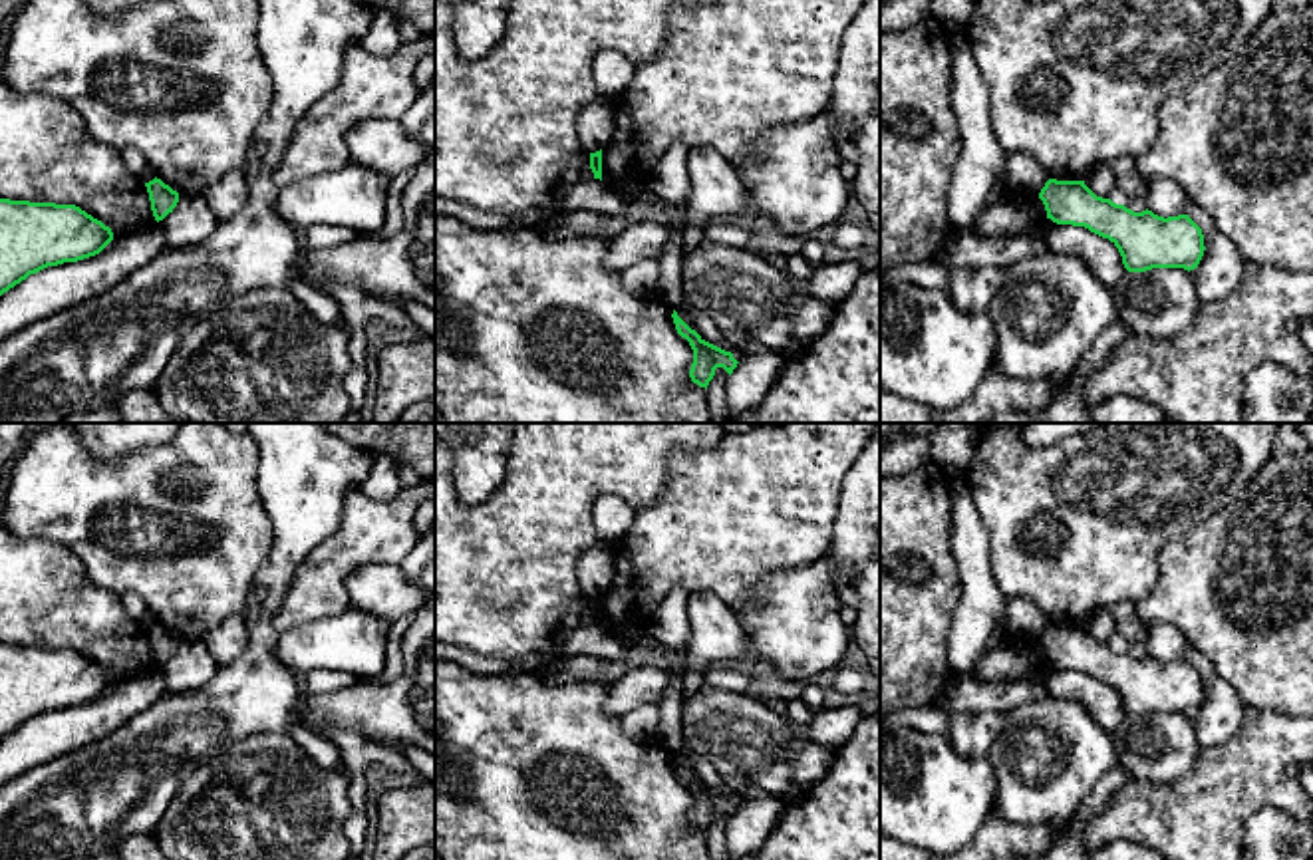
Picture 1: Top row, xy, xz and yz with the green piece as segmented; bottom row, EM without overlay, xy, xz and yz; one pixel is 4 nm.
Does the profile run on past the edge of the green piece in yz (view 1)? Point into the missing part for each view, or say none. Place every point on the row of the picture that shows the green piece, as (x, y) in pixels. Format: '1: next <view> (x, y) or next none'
1: next none

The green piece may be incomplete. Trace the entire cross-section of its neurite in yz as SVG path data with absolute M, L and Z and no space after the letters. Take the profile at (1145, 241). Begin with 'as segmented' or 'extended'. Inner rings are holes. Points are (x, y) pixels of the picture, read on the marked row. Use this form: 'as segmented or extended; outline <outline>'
as segmented; outline M1049 179L1039 193L1047 218L1057 224L1085 226L1108 238L1128 272L1152 268L1198 268L1204 256L1202 228L1188 216L1134 213L1110 199L1096 197L1085 181Z

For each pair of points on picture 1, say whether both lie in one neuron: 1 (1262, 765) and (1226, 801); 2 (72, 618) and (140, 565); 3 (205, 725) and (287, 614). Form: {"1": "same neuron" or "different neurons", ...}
{"1": "same neuron", "2": "different neurons", "3": "different neurons"}

